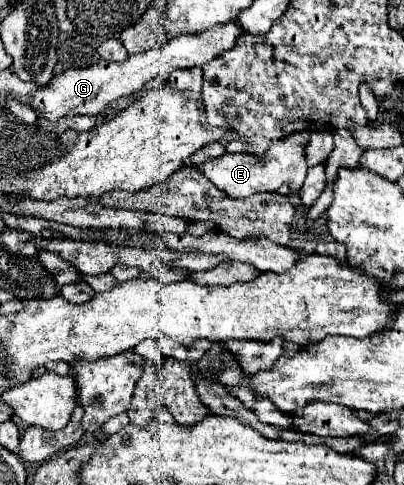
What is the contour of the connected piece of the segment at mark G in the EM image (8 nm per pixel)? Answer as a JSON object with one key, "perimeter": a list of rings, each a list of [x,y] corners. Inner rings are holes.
{"perimeter":[[[229,22],[227,26],[215,26],[203,34],[193,34],[193,36],[179,36],[175,42],[165,42],[159,48],[147,50],[143,54],[131,54],[125,62],[99,62],[91,68],[69,68],[55,78],[43,88],[39,88],[33,94],[33,110],[47,118],[47,120],[59,120],[69,114],[99,114],[107,104],[119,100],[121,96],[129,96],[133,92],[143,90],[143,86],[161,74],[171,74],[173,70],[179,68],[193,68],[193,66],[203,66],[205,62],[213,60],[215,54],[221,54],[229,50],[235,44],[235,38],[241,34],[239,24]]]}

